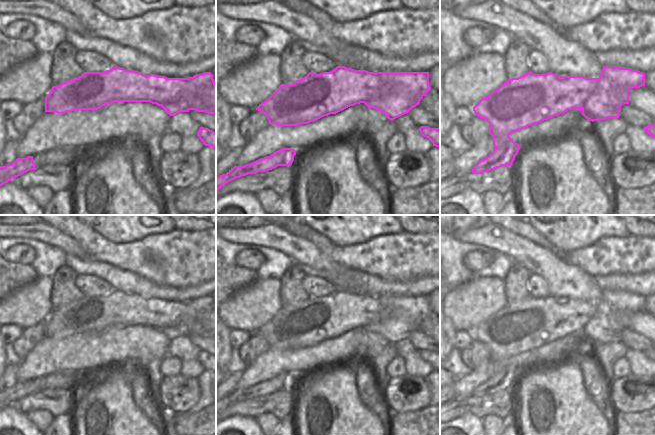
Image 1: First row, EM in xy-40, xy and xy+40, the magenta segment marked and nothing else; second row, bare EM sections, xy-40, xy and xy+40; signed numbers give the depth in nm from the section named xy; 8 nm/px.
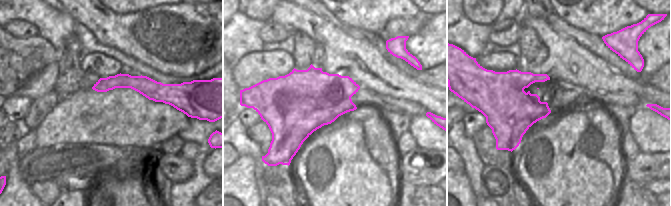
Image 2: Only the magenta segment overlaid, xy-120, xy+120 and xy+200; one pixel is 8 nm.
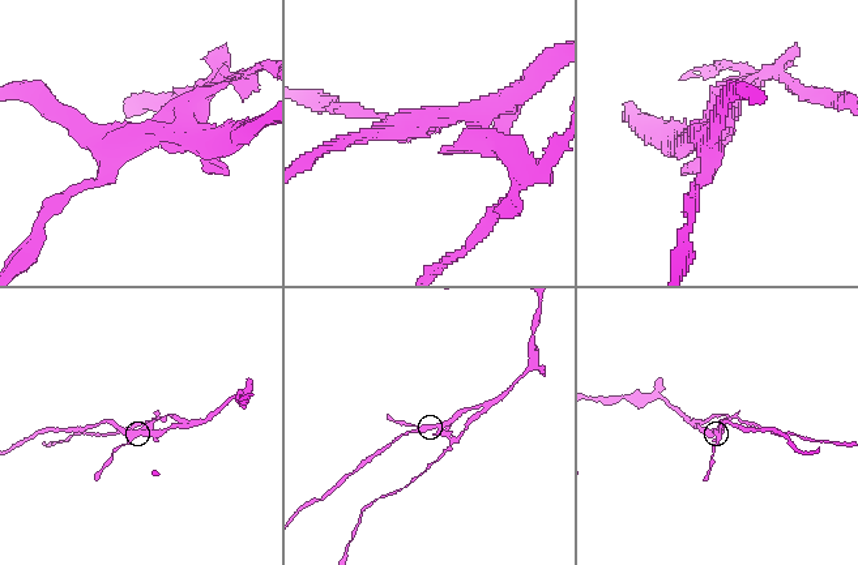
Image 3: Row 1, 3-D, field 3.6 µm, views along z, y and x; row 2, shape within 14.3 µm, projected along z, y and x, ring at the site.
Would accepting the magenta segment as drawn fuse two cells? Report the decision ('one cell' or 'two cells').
two cells

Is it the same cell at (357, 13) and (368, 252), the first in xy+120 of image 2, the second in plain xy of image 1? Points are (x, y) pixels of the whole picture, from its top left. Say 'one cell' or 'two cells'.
two cells

